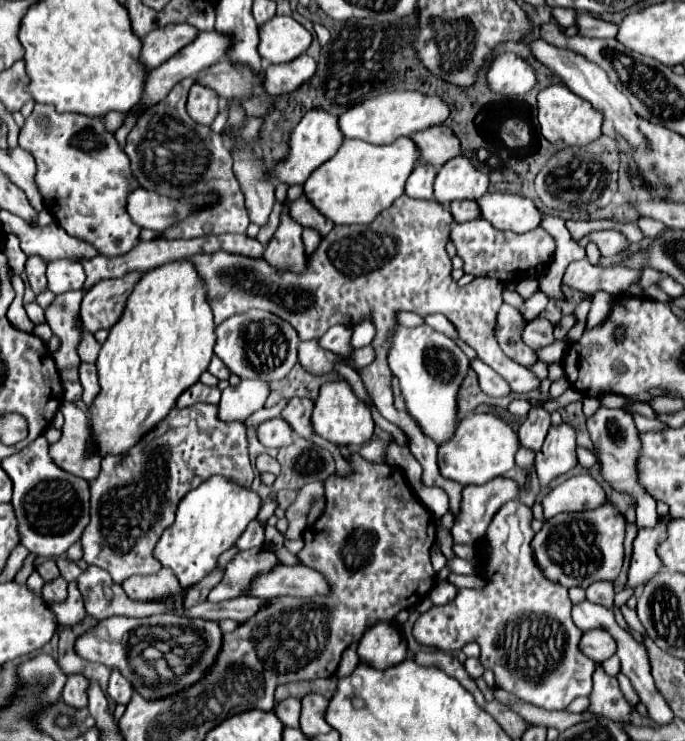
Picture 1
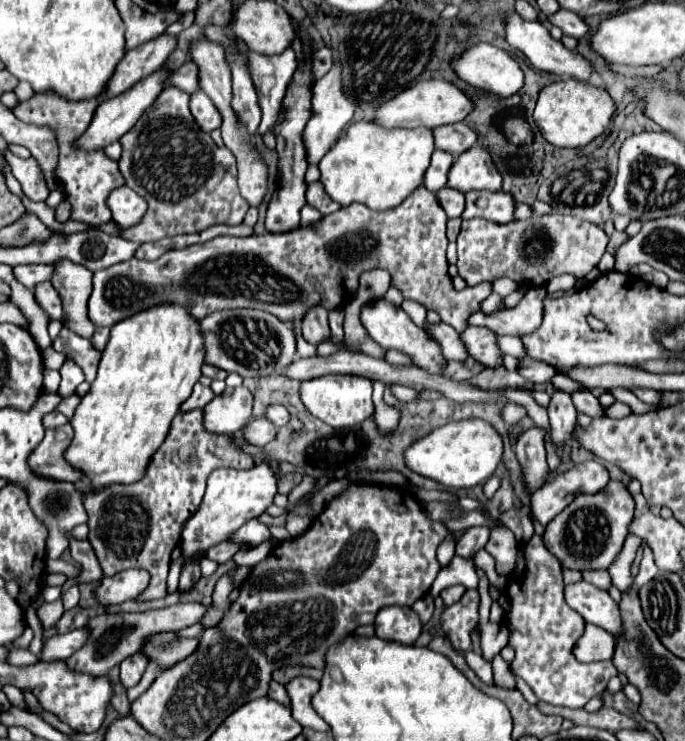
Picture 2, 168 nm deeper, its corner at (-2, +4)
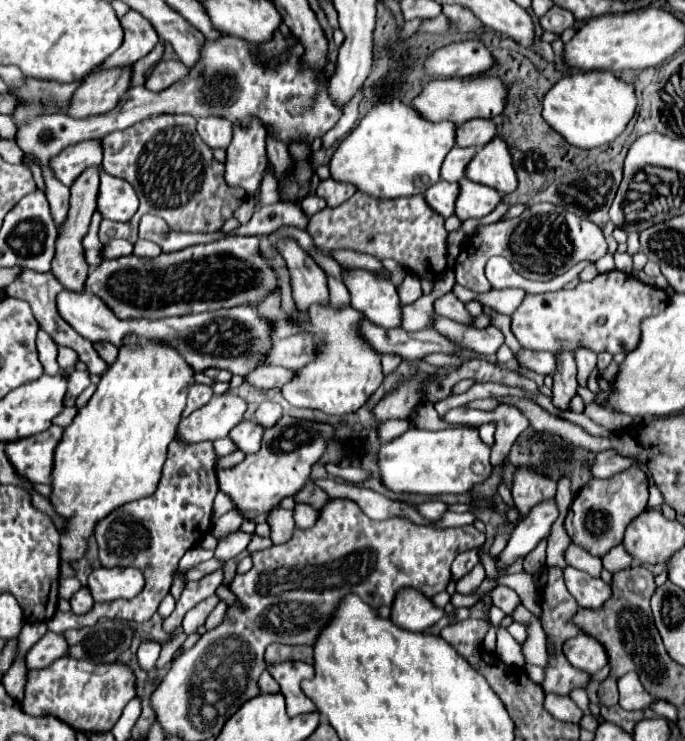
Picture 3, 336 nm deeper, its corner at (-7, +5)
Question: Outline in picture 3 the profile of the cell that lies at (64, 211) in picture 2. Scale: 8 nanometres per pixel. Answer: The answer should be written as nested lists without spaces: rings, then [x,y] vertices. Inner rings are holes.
[[[86,168],[82,176],[70,186],[70,210],[66,216],[66,222],[58,230],[58,240],[56,240],[56,256],[52,260],[52,272],[56,280],[70,292],[82,292],[84,290],[84,280],[88,276],[88,262],[84,256],[82,248],[82,238],[88,232],[92,212],[96,210],[96,198],[98,198],[98,168]]]

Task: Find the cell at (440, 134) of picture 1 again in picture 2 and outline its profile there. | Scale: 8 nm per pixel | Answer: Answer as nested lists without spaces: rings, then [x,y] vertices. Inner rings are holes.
[[[465,123],[441,125],[441,127],[433,129],[433,135],[435,135],[435,147],[437,149],[449,151],[457,157],[477,143],[477,133],[471,127],[467,127]]]

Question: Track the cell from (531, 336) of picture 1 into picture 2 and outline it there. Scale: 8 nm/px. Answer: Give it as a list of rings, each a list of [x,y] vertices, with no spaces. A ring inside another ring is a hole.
[[[531,287],[513,309],[497,311],[491,315],[477,311],[473,313],[473,317],[469,317],[469,325],[493,329],[493,333],[497,335],[515,335],[515,337],[527,335],[541,325],[545,295],[547,295],[545,287]]]

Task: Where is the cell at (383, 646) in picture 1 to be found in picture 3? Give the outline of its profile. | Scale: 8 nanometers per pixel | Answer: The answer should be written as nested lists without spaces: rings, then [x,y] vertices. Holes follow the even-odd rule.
[[[404,588],[398,592],[392,604],[390,620],[410,632],[424,632],[432,624],[436,624],[444,616],[444,610],[436,608],[426,596],[420,592],[414,592],[412,588]]]

